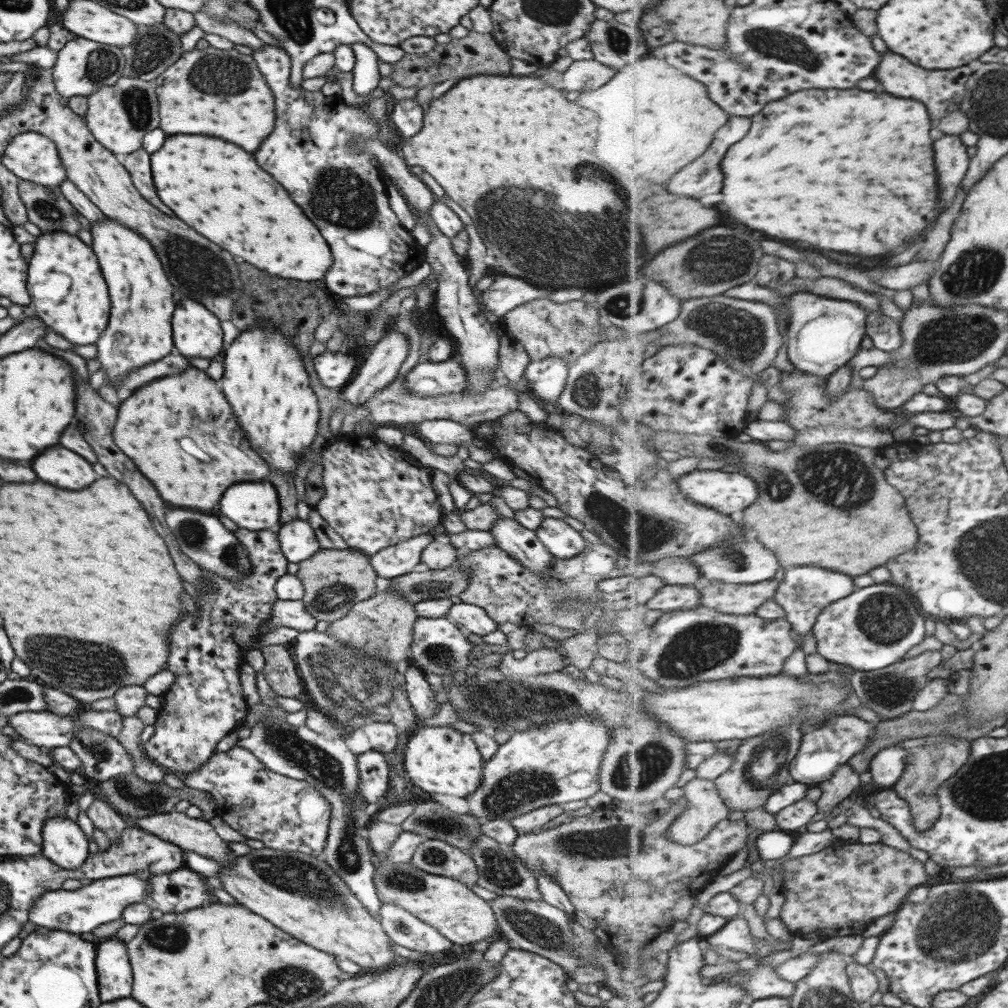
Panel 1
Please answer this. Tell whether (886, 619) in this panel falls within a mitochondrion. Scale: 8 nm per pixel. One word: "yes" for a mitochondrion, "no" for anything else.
yes

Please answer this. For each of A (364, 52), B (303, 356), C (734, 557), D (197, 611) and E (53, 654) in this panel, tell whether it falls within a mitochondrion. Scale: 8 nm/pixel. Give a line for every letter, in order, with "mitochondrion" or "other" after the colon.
A: other
B: other
C: mitochondrion
D: other
E: mitochondrion

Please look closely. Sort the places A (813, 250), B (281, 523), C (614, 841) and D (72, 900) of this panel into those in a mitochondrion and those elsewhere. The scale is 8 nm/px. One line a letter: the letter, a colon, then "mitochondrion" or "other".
A: other
B: other
C: mitochondrion
D: other

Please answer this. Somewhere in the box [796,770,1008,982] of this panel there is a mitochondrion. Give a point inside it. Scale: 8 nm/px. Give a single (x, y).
(958, 926)

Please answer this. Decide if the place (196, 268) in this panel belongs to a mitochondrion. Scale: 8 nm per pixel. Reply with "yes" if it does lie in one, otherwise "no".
yes

